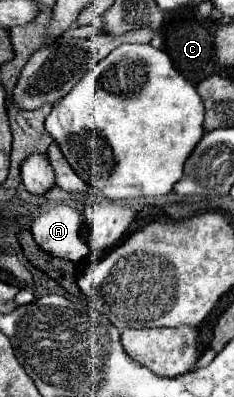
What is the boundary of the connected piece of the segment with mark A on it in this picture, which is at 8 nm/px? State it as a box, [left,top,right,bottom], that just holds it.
[31,206,89,262]

